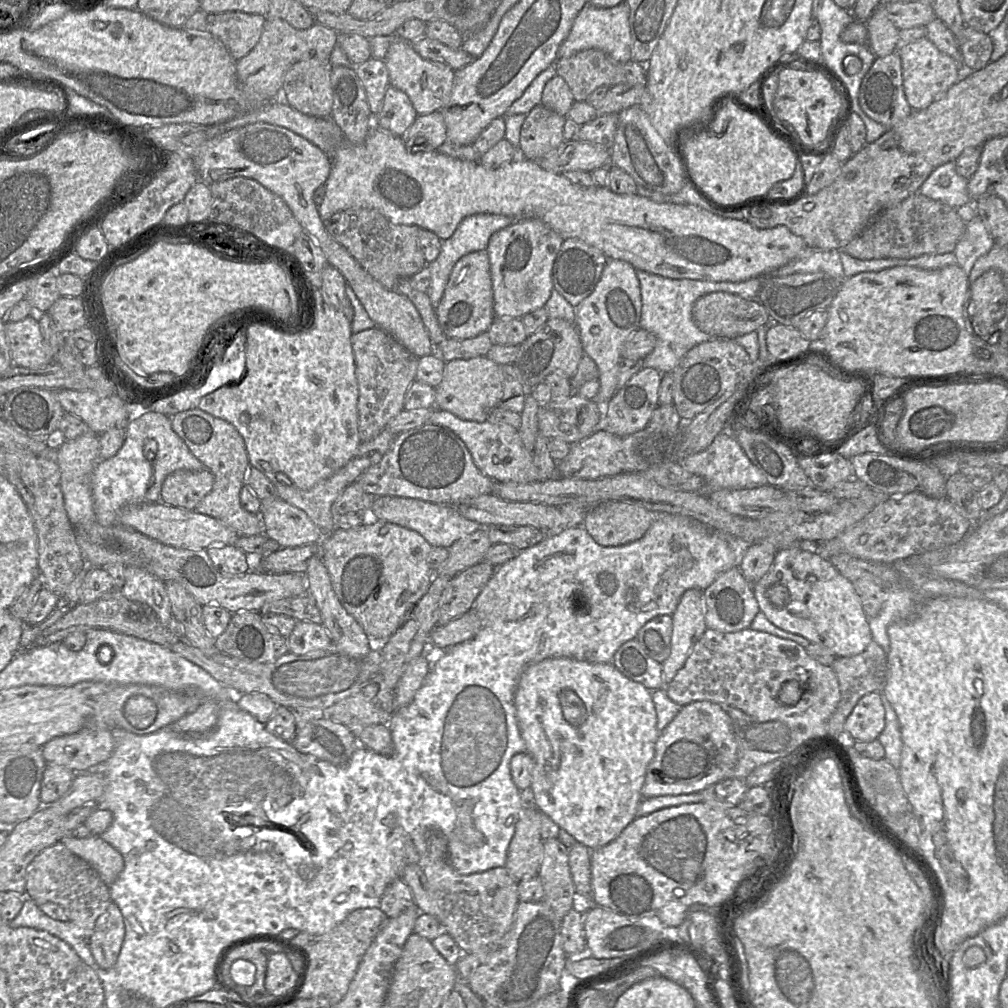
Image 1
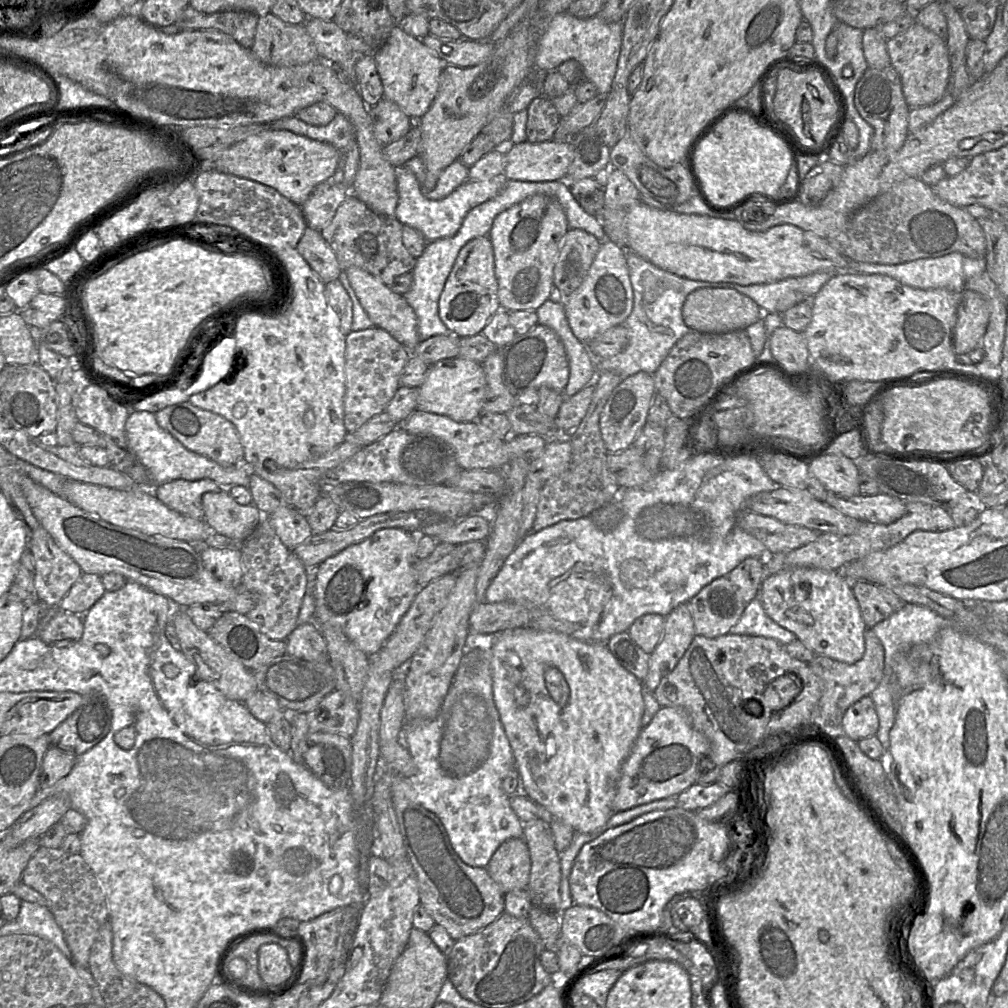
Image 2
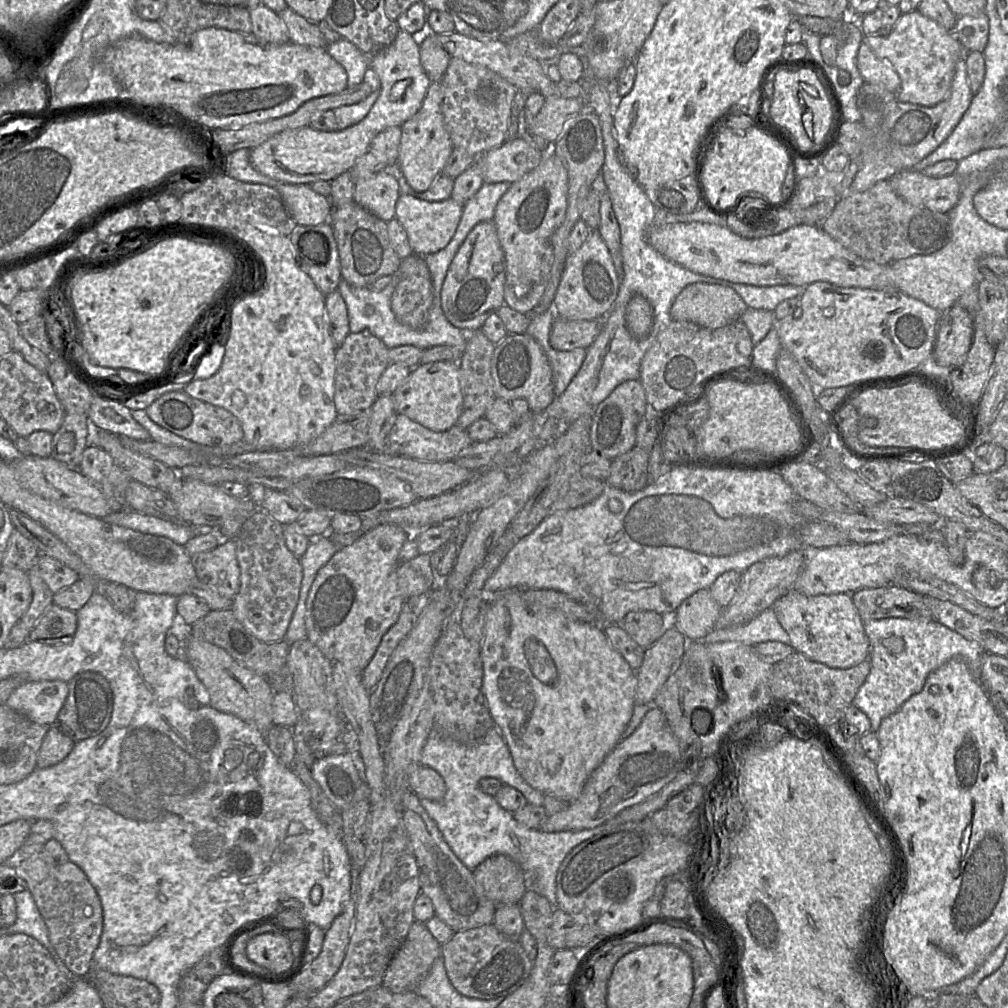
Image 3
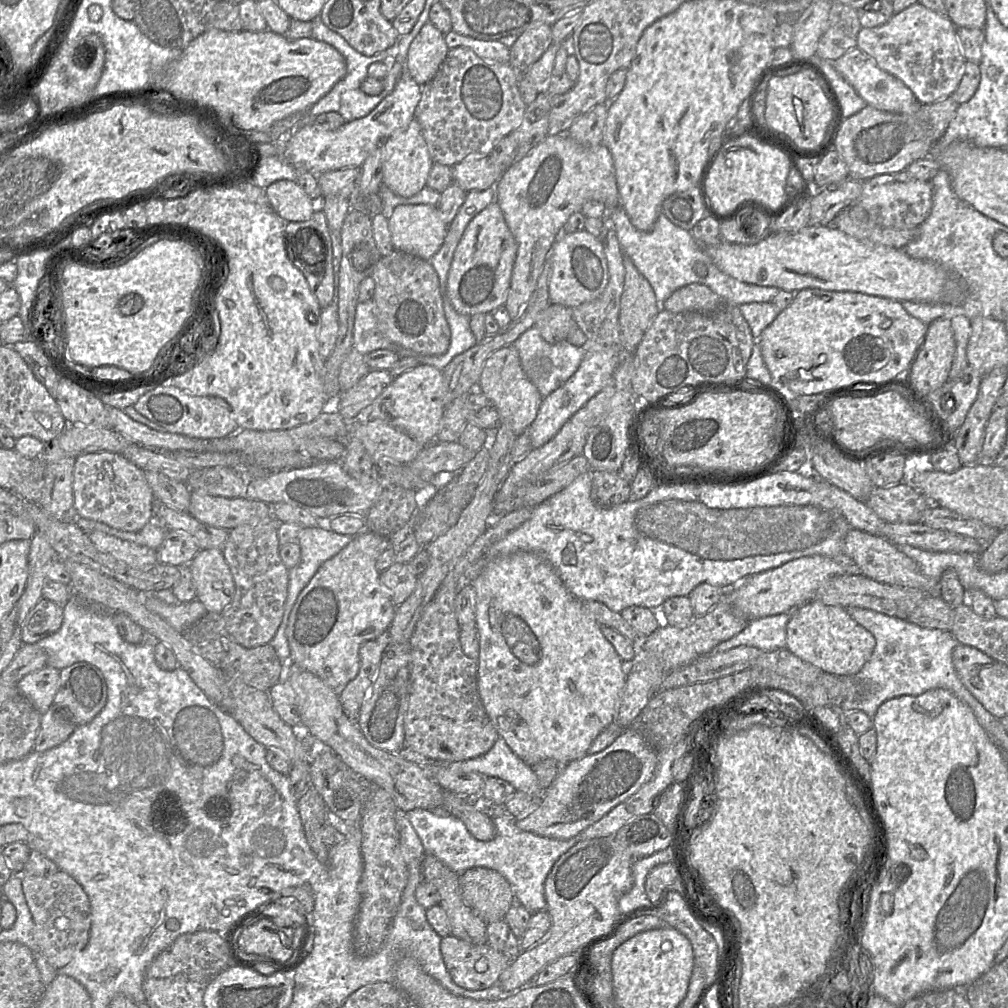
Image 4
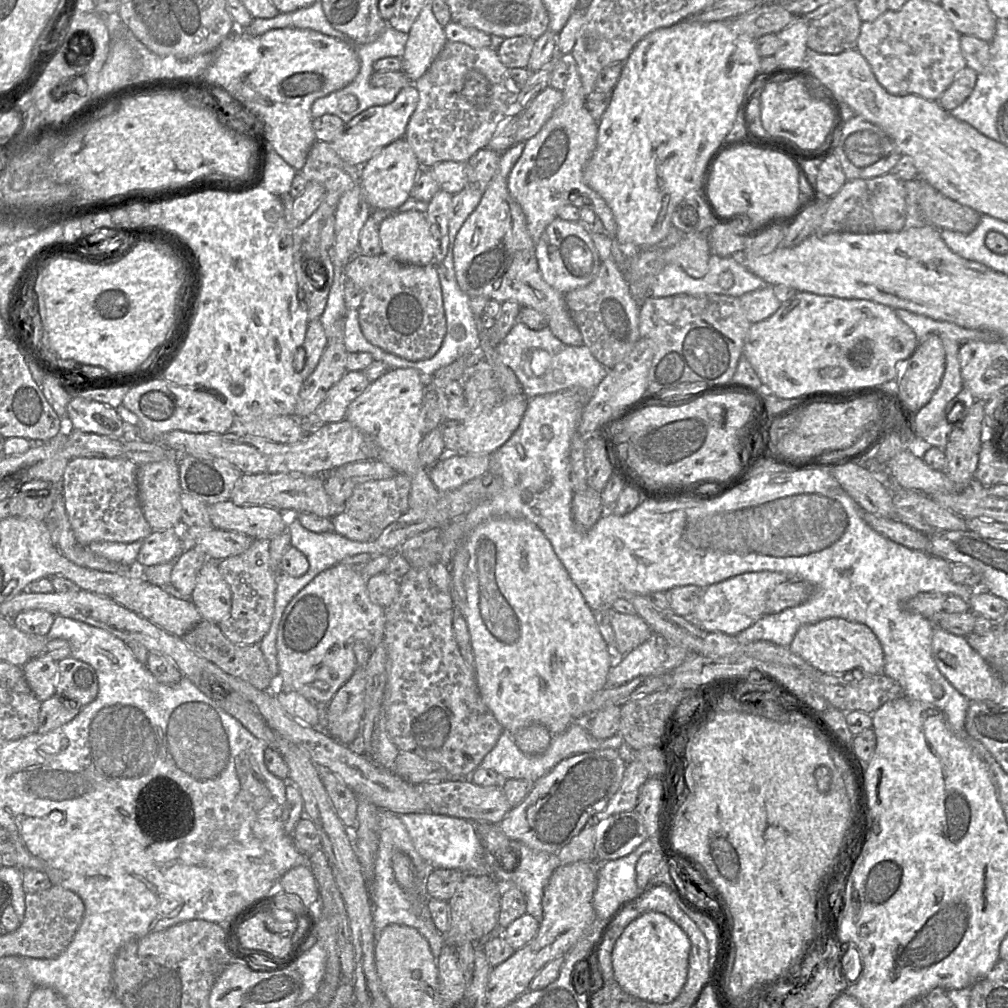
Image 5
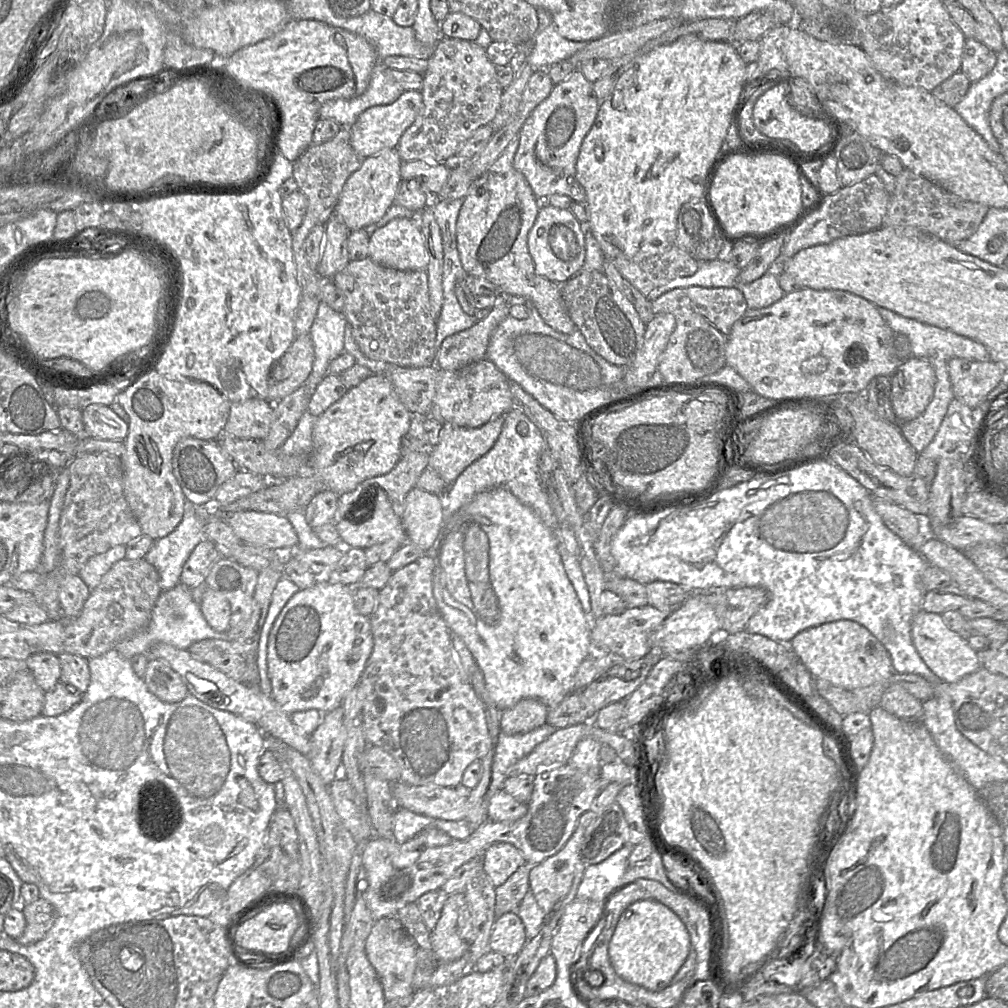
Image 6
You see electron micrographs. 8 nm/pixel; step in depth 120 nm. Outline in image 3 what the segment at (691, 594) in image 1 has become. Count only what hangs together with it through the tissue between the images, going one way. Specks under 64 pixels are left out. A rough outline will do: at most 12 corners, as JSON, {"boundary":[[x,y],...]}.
{"boundary":[[673,626],[645,649],[636,703],[652,704],[687,638]]}

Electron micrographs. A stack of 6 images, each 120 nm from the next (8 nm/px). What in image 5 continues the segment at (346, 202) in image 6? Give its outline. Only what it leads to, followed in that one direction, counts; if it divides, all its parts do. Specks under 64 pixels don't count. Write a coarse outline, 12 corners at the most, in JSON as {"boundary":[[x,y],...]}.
{"boundary":[[405,137],[359,171],[371,209],[410,197],[422,165]]}

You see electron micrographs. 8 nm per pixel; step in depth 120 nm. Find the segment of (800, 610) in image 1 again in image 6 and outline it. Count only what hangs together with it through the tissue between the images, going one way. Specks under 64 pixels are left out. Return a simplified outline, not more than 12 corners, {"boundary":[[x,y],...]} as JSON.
{"boundary":[[852,620],[810,627],[791,649],[815,678],[848,690],[896,673]]}

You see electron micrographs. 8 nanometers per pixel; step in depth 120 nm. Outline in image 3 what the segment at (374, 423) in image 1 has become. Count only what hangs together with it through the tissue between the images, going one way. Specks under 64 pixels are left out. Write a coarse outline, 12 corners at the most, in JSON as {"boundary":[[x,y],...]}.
{"boundary":[[370,332],[349,333],[335,355],[338,414],[370,411],[391,364]]}

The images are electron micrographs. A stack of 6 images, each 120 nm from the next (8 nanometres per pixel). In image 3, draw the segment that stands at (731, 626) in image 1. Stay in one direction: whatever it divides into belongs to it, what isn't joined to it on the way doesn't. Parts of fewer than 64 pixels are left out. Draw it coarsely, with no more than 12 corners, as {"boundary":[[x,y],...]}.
{"boundary":[[709,589],[685,599],[675,626],[688,640],[715,629],[722,607]]}

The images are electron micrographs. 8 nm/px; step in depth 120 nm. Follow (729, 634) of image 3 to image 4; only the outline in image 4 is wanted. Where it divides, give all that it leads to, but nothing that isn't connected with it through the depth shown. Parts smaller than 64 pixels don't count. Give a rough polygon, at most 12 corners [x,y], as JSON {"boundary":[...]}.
{"boundary":[[791,612],[750,620],[703,656],[738,646],[770,652],[787,647]]}

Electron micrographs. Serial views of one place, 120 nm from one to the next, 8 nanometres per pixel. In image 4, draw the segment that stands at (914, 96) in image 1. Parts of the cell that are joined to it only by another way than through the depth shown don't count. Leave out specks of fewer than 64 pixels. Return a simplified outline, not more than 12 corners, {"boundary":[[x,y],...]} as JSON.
{"boundary":[[918,2],[856,47],[921,104],[966,63],[952,21]]}

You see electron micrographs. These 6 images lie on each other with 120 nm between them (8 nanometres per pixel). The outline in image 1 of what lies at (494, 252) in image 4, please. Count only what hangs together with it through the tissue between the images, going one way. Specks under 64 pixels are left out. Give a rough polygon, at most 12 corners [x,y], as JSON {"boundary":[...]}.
{"boundary":[[486,250],[458,260],[436,308],[448,338],[495,320]]}

